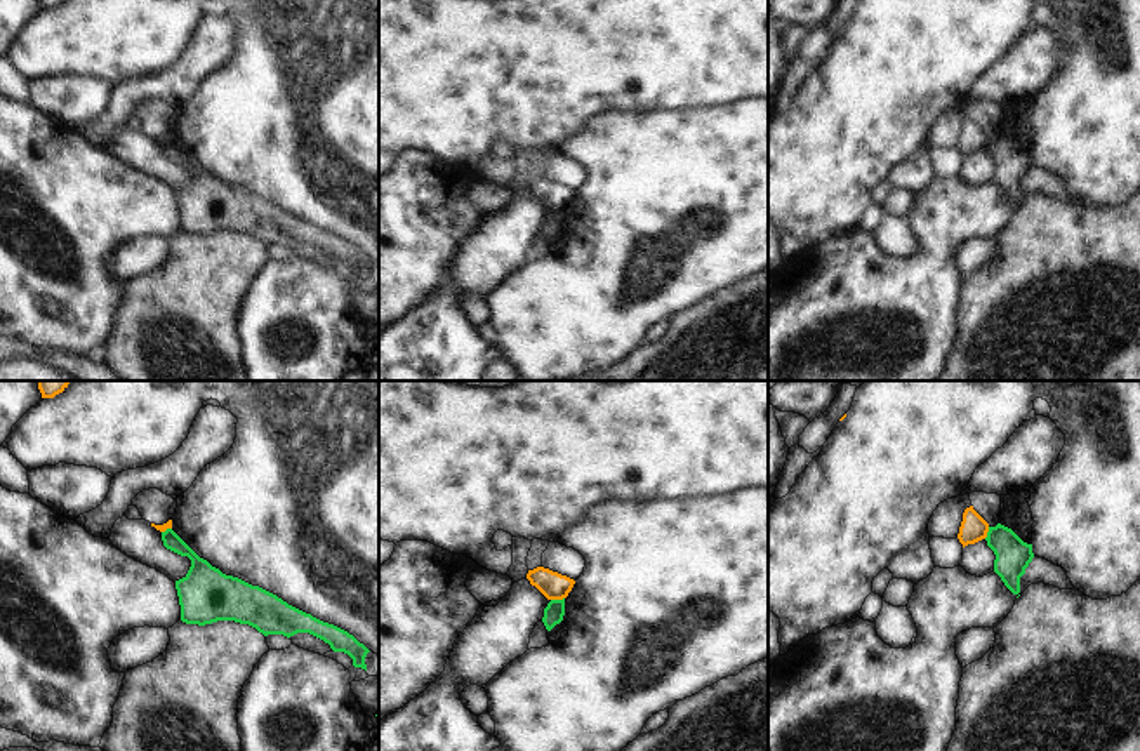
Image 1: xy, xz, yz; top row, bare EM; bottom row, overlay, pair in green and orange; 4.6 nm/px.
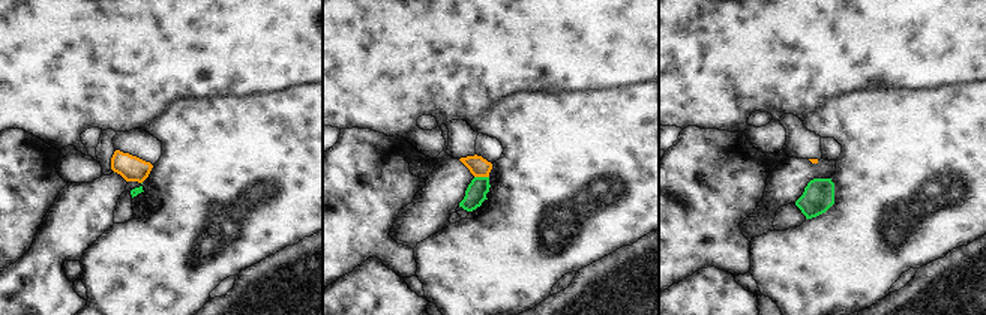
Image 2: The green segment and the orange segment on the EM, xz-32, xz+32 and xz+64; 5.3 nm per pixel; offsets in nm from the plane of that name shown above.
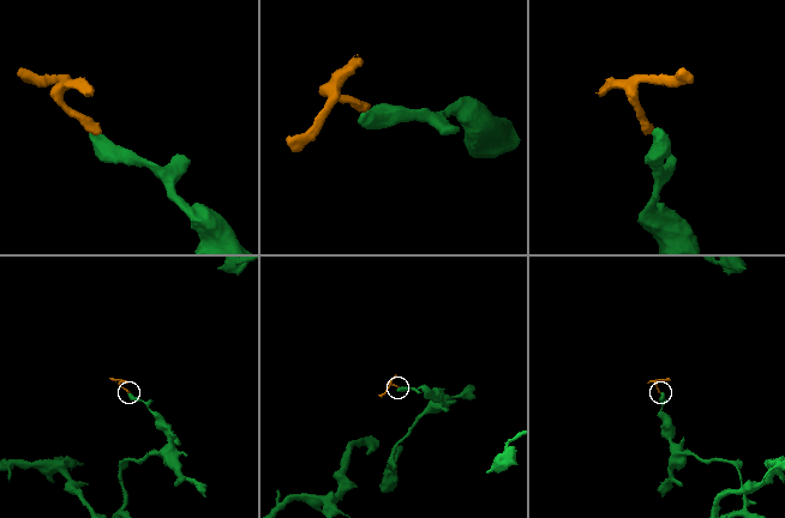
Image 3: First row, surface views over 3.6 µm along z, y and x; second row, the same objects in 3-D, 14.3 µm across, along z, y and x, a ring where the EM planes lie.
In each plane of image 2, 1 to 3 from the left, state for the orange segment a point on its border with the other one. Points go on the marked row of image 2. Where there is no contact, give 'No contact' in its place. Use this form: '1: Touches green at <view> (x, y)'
1: No contact
2: Touches green at xz+32 (482, 177)
3: No contact

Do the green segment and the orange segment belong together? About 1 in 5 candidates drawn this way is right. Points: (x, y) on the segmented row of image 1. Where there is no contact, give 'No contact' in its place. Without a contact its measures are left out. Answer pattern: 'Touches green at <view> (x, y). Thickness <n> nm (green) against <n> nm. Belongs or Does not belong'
Touches green at xz (556, 600). Thickness 100 nm (green) against 130 nm. Does not belong

